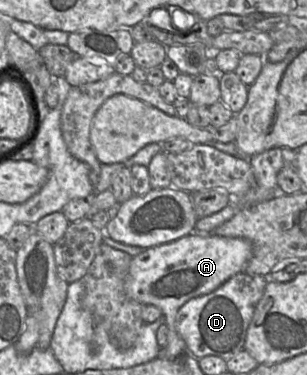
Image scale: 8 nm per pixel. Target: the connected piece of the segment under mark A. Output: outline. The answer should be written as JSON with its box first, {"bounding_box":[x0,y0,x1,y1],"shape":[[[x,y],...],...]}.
{"bounding_box":[125,231,252,359],"shape":[[[196,231],[172,242],[144,249],[132,257],[125,280],[126,294],[140,304],[159,307],[168,327],[167,344],[160,348],[159,357],[172,359],[188,354],[186,343],[176,330],[179,309],[188,300],[213,292],[232,276],[243,272],[251,257],[252,245],[245,239]]]}

